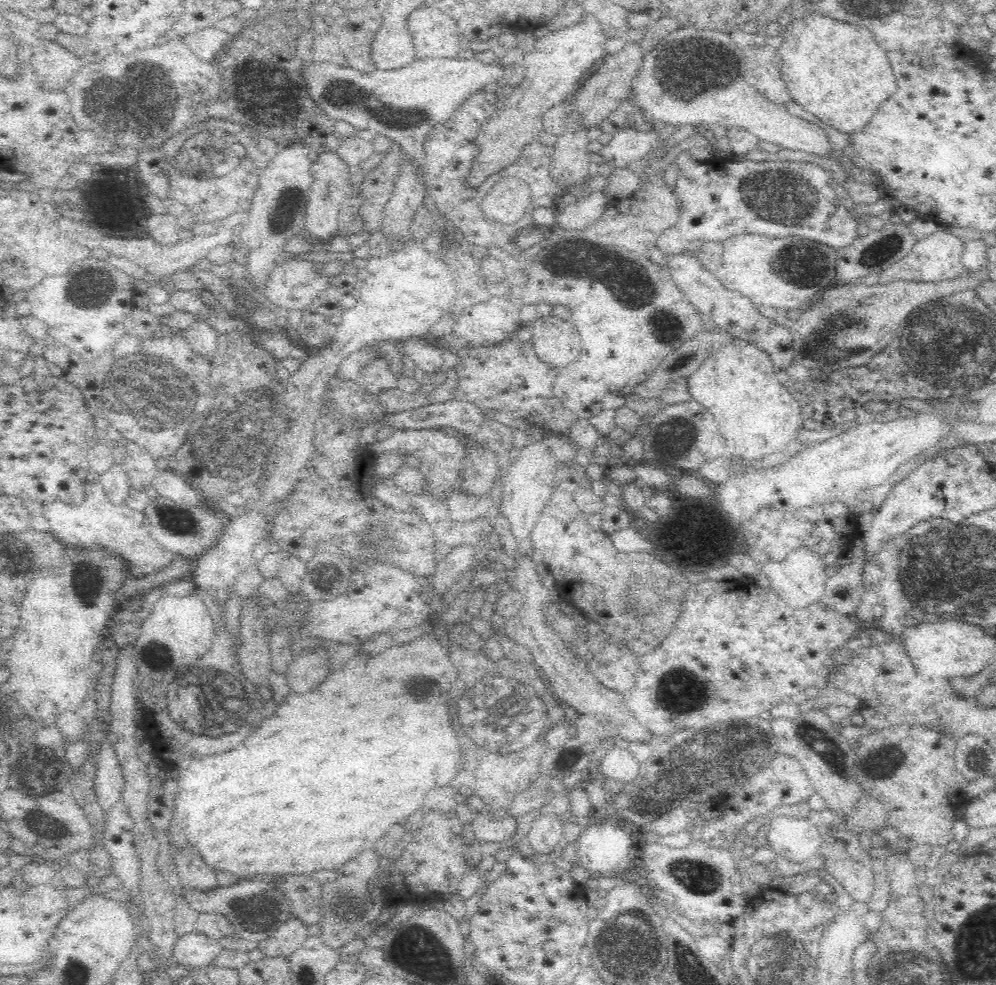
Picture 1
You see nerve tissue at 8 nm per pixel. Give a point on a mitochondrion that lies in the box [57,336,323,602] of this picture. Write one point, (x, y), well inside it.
(147, 389)

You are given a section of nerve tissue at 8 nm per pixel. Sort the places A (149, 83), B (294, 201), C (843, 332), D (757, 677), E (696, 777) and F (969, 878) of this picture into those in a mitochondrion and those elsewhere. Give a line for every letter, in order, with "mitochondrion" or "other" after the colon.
A: mitochondrion
B: mitochondrion
C: mitochondrion
D: mitochondrion
E: mitochondrion
F: other

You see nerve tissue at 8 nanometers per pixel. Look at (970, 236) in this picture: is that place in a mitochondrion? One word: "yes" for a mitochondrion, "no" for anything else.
no

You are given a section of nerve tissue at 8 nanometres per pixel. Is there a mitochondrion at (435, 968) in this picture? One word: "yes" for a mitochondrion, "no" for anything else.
yes

